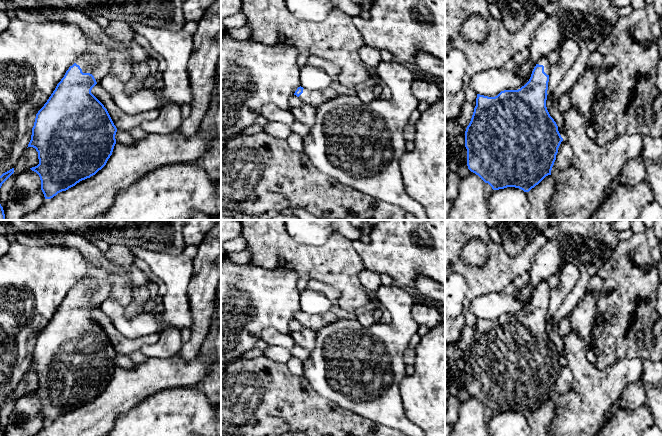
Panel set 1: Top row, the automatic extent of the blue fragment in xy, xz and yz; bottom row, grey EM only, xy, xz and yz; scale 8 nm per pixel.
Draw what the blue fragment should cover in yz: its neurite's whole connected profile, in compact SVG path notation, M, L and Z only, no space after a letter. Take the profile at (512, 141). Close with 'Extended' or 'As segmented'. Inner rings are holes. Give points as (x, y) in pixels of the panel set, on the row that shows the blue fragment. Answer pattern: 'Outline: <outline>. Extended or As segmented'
Outline: M544 56L537 62L529 81L520 89L504 90L495 97L477 94L476 106L465 131L467 166L471 172L488 183L493 190L515 187L529 192L546 176L551 175L563 138L546 107L550 69L548 56Z. Extended

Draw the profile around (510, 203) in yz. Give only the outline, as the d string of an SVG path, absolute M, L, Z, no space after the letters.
M515 187L494 190L487 199L489 220L529 220L527 192Z

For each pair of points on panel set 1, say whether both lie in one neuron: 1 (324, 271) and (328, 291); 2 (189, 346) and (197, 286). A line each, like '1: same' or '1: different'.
1: different
2: same

